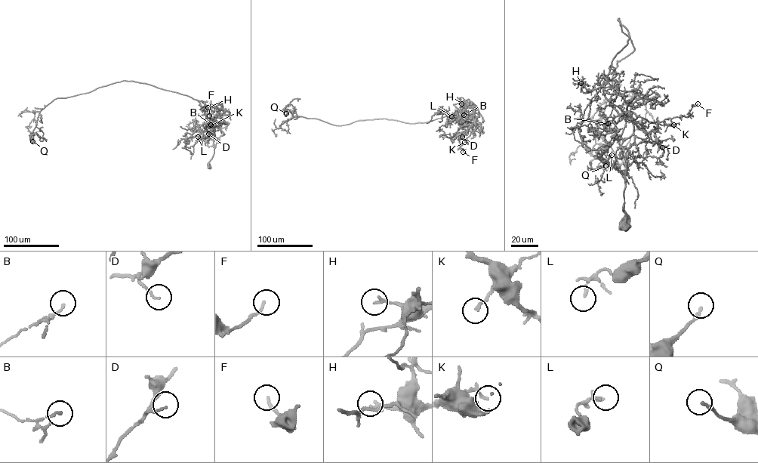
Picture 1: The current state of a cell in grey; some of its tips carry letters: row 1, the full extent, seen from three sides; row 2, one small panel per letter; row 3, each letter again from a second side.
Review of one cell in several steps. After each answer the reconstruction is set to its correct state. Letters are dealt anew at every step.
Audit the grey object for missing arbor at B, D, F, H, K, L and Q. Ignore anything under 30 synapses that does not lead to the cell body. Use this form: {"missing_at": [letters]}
{"missing_at": []}

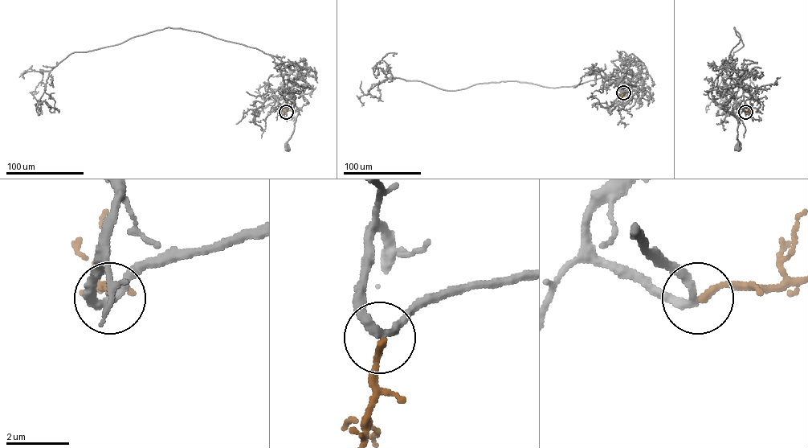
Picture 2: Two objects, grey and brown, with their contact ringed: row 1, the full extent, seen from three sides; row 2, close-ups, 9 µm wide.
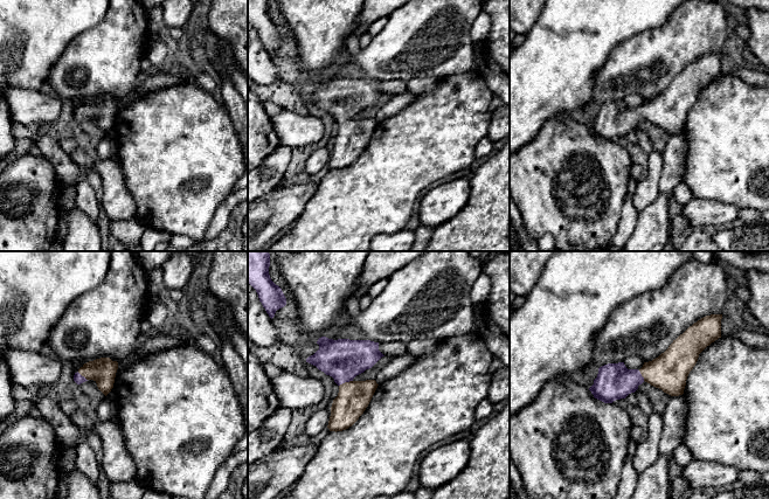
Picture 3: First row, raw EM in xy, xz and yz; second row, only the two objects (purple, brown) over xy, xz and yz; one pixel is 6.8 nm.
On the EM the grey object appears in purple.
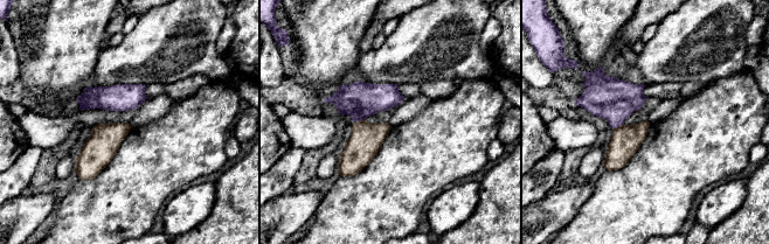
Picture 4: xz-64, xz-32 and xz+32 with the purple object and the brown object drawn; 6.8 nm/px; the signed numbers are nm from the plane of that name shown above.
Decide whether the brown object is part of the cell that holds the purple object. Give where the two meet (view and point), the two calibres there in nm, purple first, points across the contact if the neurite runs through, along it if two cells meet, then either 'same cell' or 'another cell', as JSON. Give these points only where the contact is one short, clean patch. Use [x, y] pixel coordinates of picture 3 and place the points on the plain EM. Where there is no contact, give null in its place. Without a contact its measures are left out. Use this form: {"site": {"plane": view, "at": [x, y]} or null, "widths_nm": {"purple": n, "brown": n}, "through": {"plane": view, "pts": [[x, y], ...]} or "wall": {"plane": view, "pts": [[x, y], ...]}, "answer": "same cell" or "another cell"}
{"site": {"plane": "xz", "at": [345, 119]}, "widths_nm": {"purple": 280, "brown": 220}, "through": {"plane": "xz", "pts": [[343, 97], [345, 119], [353, 136]]}, "answer": "same cell"}

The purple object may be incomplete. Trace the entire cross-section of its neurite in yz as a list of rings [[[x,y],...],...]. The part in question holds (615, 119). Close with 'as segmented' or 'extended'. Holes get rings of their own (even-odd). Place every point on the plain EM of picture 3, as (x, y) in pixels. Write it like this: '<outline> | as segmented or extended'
[[[711,53],[701,56],[673,78],[668,86],[658,96],[644,101],[639,109],[628,108],[624,101],[608,102],[600,105],[597,116],[594,118],[594,123],[589,129],[595,137],[604,141],[612,141],[635,131],[638,124],[645,119],[671,134],[683,133],[687,115],[695,104],[699,92],[712,81],[721,76],[721,57],[722,53]]] | extended

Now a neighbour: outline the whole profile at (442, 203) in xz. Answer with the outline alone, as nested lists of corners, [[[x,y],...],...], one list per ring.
[[[470,176],[455,179],[431,189],[418,207],[421,224],[435,229],[451,220],[466,205],[470,192]]]

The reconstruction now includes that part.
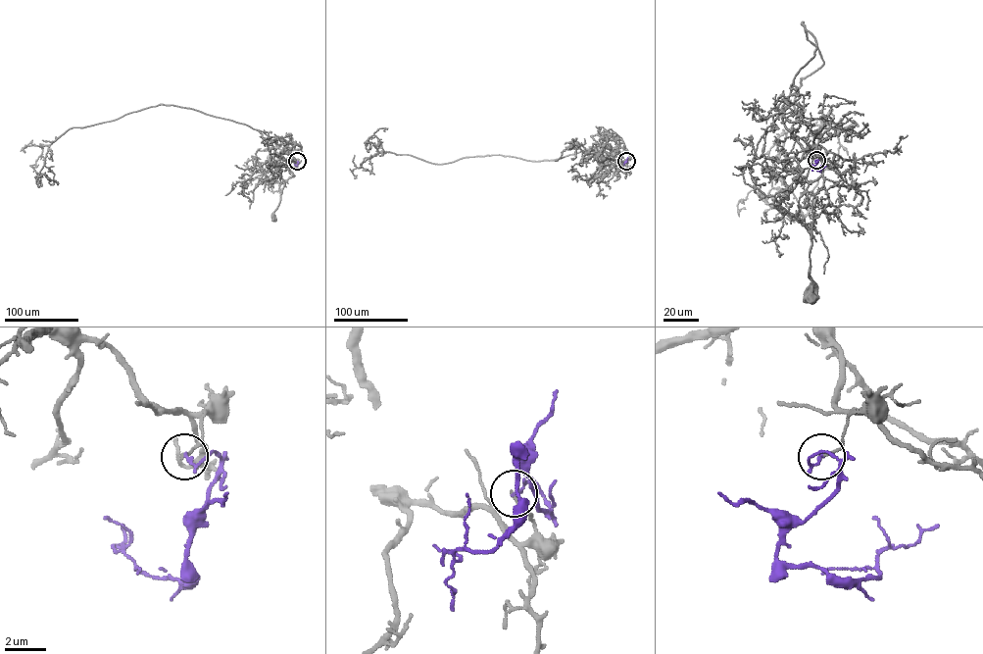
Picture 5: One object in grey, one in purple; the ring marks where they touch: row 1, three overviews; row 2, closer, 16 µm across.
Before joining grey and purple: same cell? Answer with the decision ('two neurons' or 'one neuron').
two neurons

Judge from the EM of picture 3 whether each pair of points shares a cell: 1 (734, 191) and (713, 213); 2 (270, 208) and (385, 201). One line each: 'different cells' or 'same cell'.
1: different cells
2: different cells

